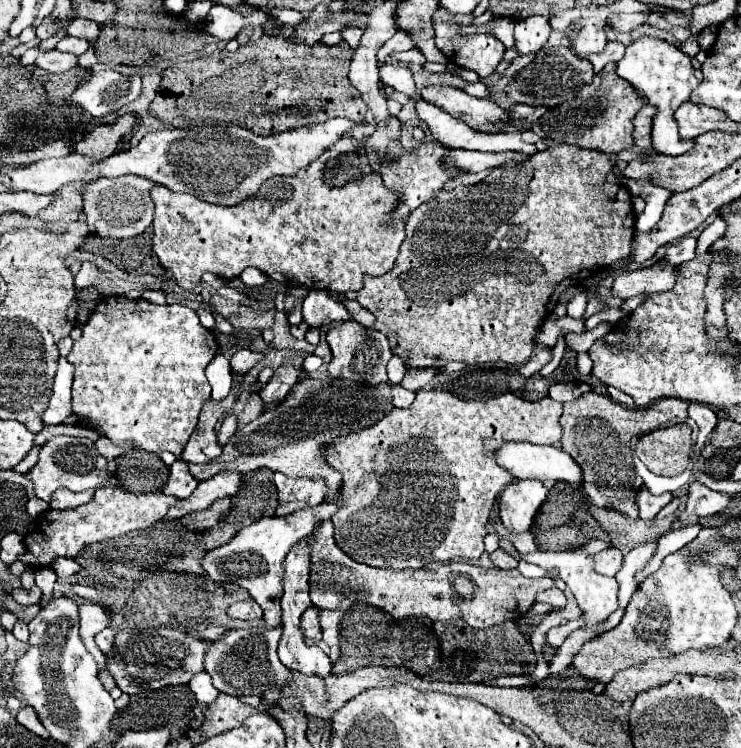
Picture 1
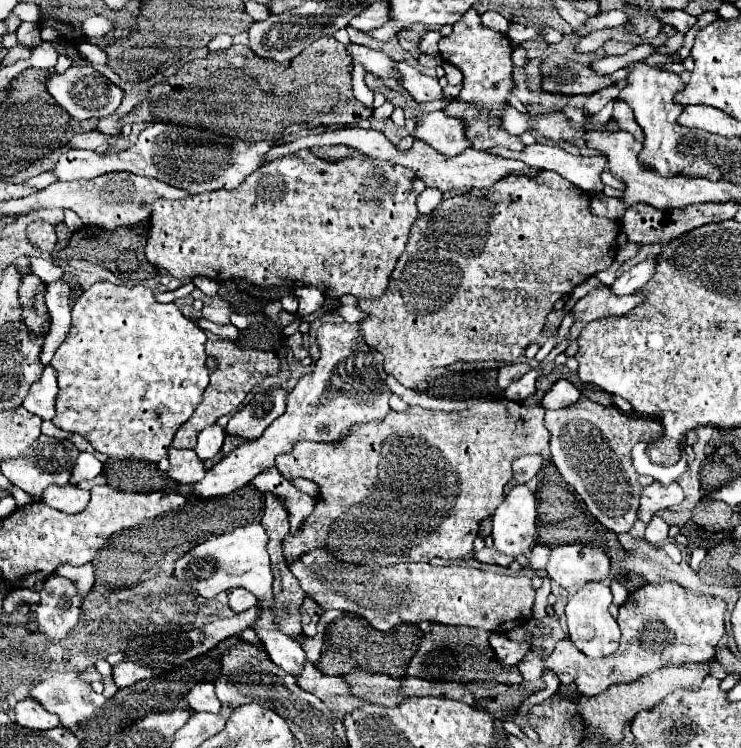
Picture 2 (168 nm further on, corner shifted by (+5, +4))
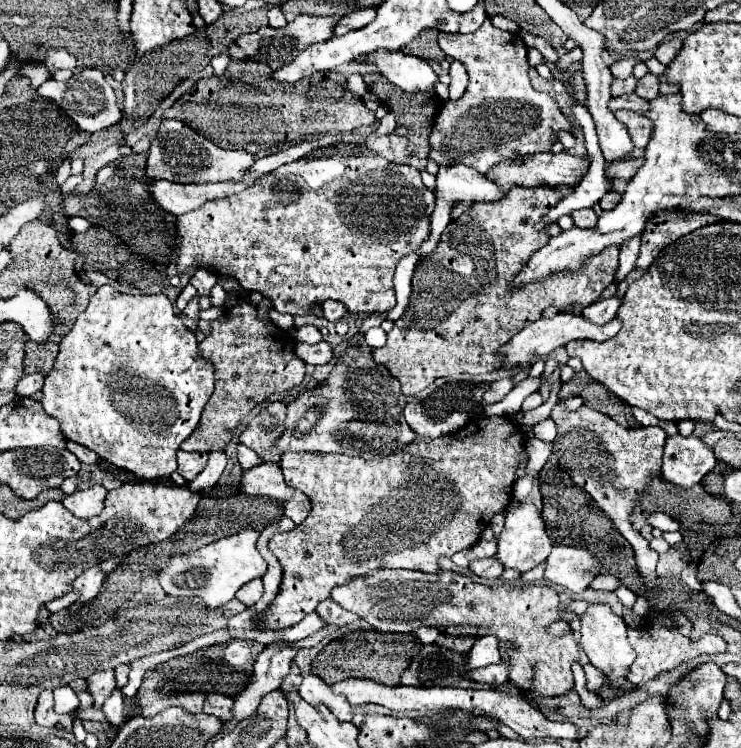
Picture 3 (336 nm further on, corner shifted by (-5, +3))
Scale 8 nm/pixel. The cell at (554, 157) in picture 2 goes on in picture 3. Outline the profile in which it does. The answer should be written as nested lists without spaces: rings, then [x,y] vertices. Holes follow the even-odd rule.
[[[641,157],[639,159],[631,159],[631,161],[613,161],[613,163],[605,165],[605,177],[609,177],[609,179],[615,179],[615,177],[631,179],[641,165],[643,165]]]

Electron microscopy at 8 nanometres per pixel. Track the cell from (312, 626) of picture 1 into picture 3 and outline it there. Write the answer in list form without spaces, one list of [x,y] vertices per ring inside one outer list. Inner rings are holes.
[[[325,599],[323,603],[319,603],[317,615],[321,617],[321,621],[325,621],[325,625],[347,625],[347,623],[355,621],[355,613],[345,611],[331,599]]]

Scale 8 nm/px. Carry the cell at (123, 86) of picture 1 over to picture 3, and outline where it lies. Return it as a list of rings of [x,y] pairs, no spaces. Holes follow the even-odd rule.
[[[99,69],[77,71],[65,83],[49,79],[37,91],[39,91],[39,95],[43,95],[43,97],[55,101],[59,107],[63,107],[63,111],[67,111],[67,115],[71,115],[71,119],[75,121],[77,129],[87,131],[87,133],[95,133],[95,131],[107,129],[107,127],[111,127],[111,125],[115,125],[115,123],[119,123],[123,119],[123,111],[117,105],[115,91],[105,81],[105,75]]]

